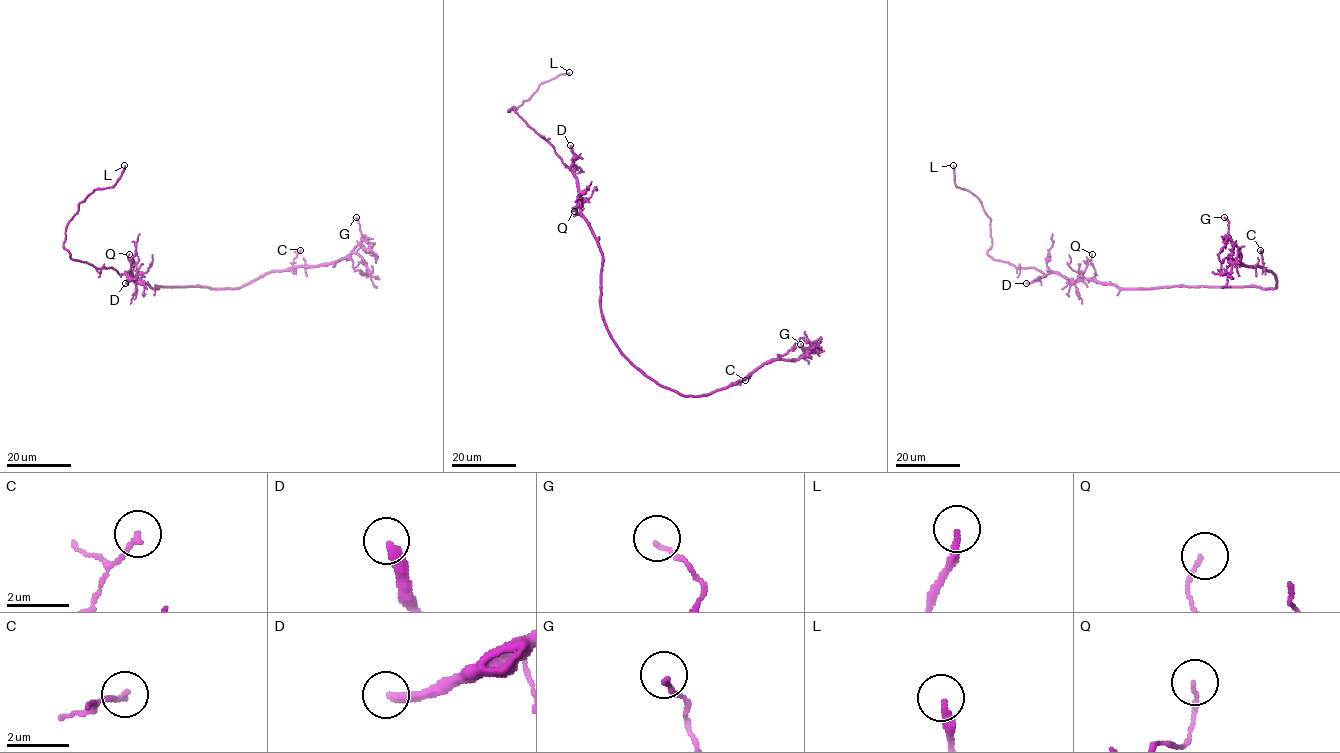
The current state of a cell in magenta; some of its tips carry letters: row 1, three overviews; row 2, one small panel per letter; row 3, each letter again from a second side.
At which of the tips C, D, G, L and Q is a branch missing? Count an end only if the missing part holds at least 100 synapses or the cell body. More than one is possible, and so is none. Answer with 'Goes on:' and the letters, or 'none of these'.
Goes on: D, L

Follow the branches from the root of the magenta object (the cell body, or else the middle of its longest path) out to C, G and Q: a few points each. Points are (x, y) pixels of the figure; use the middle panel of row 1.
C: (600, 277), (600, 311), (609, 335), (619, 350), (648, 376), (685, 396), (707, 395), (745, 380)
G: (600, 277), (602, 319), (616, 347), (685, 396), (797, 360), (800, 344)
Q: (600, 277), (602, 251), (581, 213), (581, 202), (574, 211)

